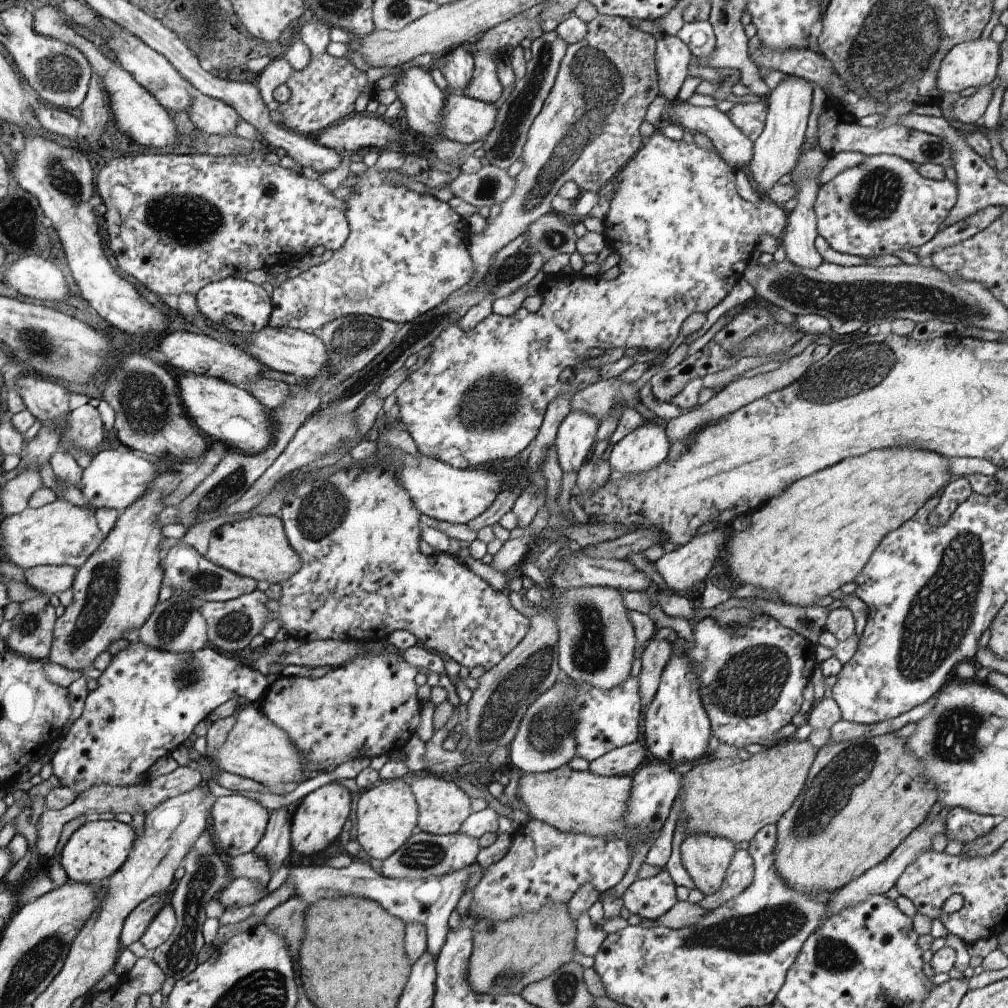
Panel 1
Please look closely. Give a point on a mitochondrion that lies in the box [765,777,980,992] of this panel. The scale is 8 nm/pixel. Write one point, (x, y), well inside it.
(833, 956)

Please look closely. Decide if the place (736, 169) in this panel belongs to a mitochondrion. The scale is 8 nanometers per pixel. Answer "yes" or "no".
no

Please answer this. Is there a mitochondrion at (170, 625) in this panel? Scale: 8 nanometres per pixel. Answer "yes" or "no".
yes

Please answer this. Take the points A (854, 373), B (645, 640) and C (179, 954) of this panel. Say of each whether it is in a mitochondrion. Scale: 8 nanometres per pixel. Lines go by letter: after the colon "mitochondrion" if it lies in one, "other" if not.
A: mitochondrion
B: other
C: mitochondrion

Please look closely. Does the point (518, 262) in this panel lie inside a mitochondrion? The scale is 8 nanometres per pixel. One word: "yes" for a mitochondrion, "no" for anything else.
yes

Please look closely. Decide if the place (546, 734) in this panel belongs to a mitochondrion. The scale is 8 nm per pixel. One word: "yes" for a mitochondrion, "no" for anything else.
yes

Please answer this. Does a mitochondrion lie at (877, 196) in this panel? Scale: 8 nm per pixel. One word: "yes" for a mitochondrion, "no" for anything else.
yes

